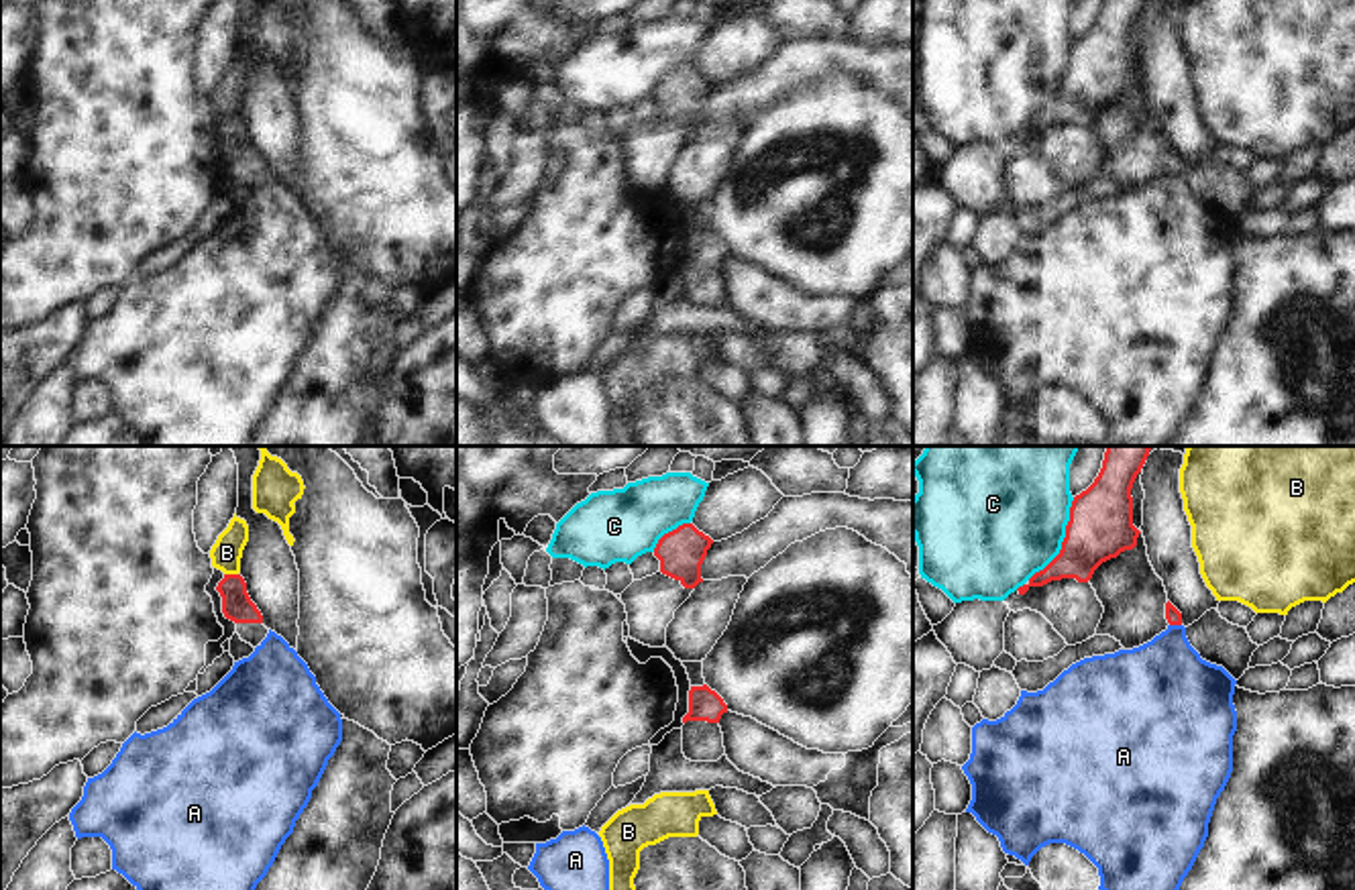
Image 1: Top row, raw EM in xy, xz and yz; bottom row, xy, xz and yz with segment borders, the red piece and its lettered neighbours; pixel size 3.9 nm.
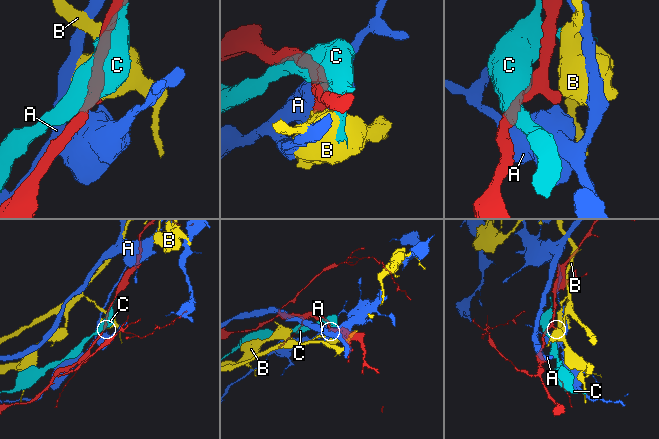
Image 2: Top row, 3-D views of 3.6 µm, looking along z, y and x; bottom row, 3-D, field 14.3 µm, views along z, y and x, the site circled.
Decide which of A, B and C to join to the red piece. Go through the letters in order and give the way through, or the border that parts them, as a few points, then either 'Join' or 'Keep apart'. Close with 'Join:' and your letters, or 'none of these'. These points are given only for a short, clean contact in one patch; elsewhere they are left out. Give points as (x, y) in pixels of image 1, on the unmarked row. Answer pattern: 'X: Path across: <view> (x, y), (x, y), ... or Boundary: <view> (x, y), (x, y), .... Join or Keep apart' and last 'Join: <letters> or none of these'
A: Keep apart
B: Boundary: xy (225, 117), (237, 119). Keep apart
C: Keep apart
Join: none of these

